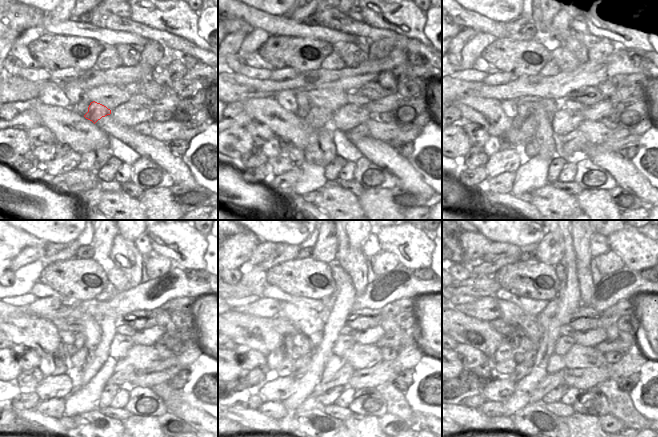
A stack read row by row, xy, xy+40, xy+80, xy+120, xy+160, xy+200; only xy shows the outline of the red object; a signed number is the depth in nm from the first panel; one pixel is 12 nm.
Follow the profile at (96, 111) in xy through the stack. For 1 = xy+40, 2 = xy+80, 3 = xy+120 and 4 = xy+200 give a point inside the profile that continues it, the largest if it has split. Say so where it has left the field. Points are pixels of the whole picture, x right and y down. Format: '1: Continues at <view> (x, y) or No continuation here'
1: Continues at xy+40 (318, 116)
2: Continues at xy+80 (528, 127)
3: Continues at xy+120 (78, 359)
4: Continues at xy+200 (522, 369).

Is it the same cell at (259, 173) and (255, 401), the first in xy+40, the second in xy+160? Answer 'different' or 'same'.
same

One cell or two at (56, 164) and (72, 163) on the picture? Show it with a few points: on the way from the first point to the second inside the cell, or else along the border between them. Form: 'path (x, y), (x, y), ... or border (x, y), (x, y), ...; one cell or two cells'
path (60, 164), (68, 163); one cell

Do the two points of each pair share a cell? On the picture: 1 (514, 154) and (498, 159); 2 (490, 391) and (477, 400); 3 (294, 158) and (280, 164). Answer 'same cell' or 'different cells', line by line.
1: same cell
2: different cells
3: same cell

